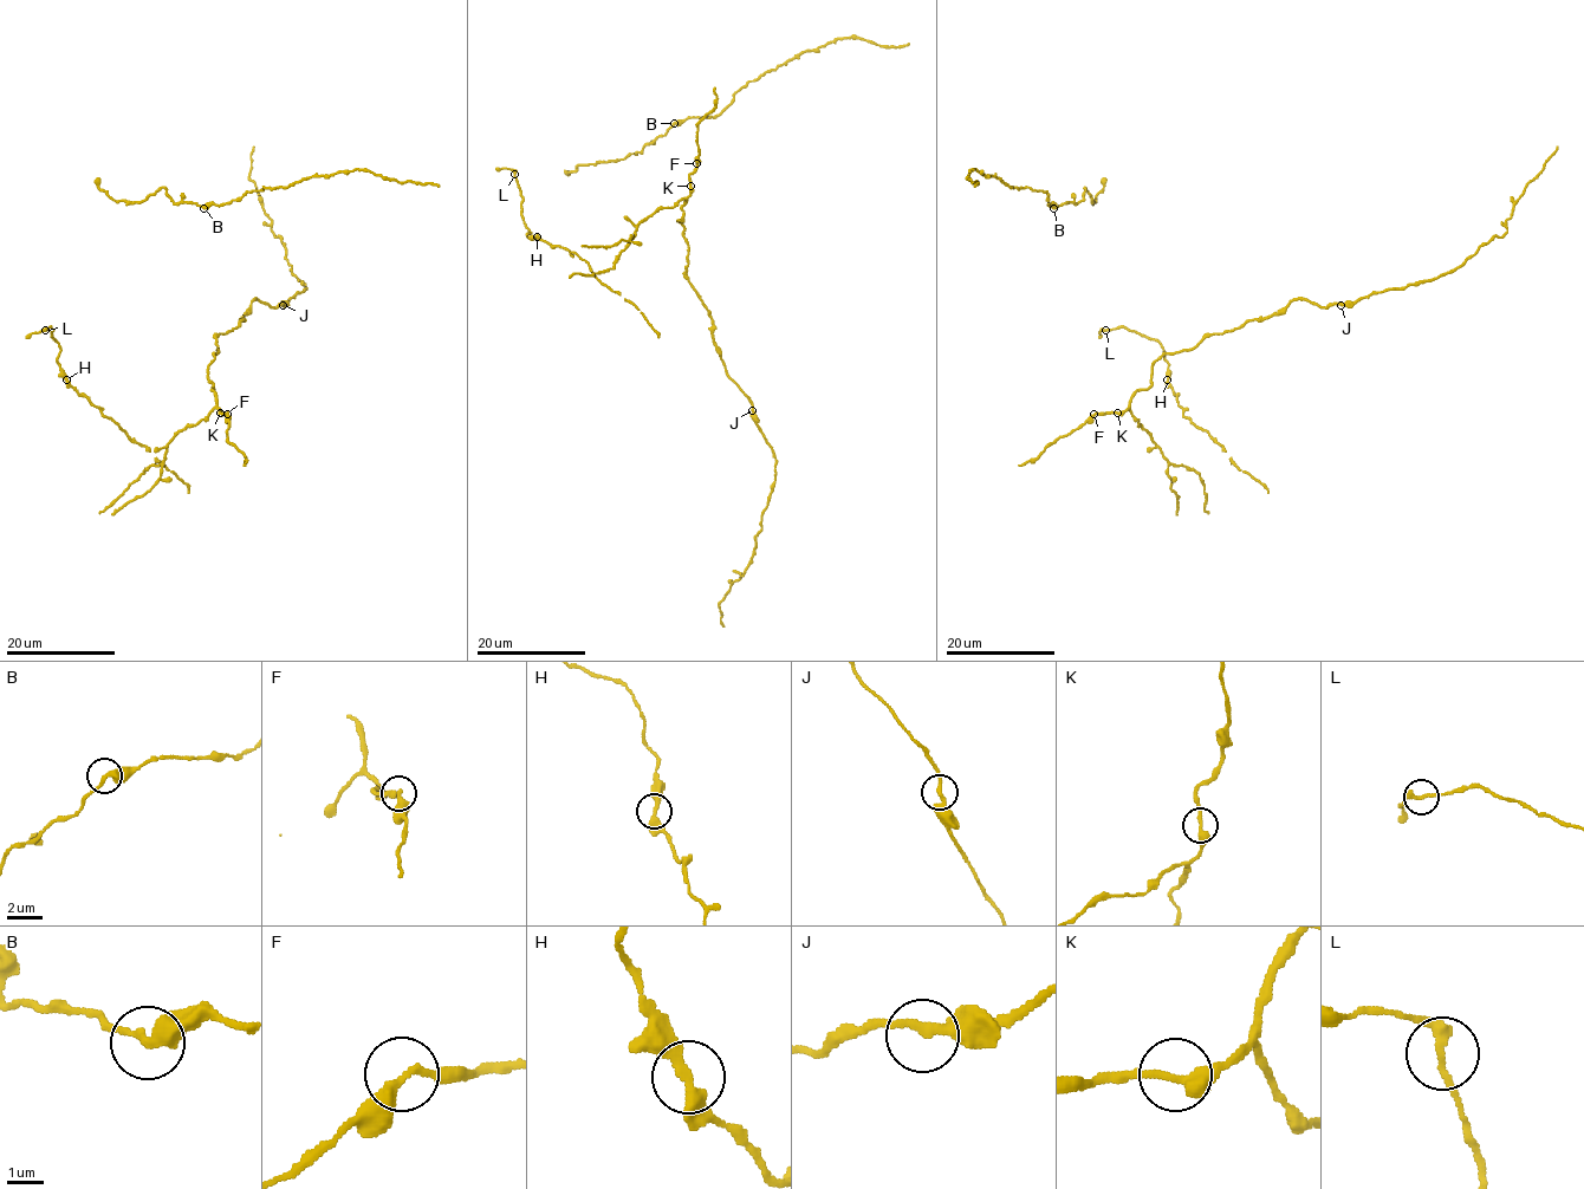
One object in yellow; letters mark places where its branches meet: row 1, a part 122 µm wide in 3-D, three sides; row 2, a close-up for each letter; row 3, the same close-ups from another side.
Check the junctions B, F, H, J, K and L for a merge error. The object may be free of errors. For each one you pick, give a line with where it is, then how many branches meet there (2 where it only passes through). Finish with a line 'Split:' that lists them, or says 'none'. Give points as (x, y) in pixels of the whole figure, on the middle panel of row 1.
Split: none

